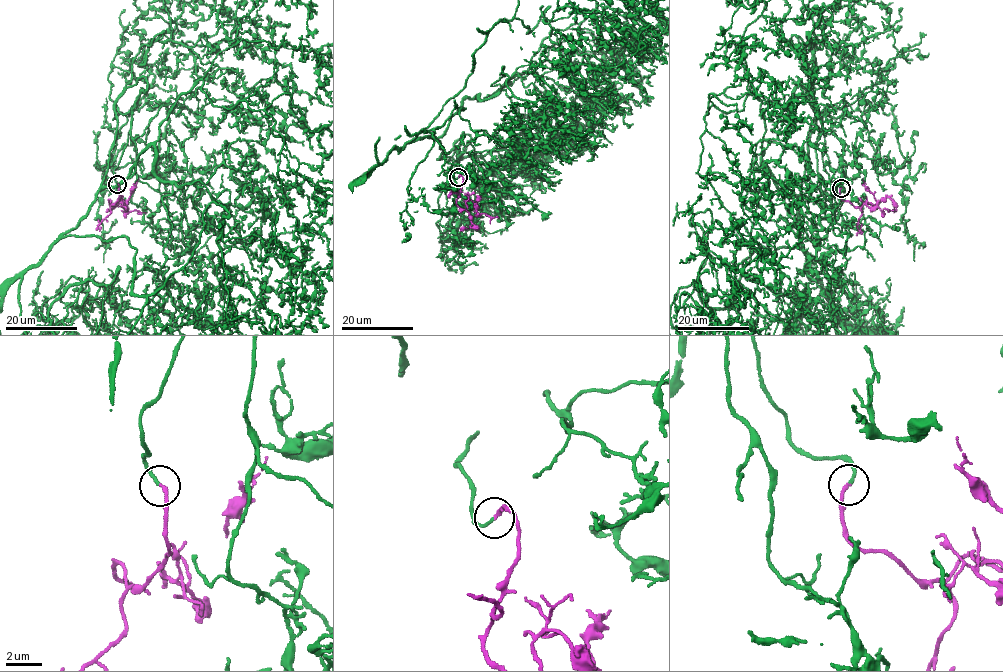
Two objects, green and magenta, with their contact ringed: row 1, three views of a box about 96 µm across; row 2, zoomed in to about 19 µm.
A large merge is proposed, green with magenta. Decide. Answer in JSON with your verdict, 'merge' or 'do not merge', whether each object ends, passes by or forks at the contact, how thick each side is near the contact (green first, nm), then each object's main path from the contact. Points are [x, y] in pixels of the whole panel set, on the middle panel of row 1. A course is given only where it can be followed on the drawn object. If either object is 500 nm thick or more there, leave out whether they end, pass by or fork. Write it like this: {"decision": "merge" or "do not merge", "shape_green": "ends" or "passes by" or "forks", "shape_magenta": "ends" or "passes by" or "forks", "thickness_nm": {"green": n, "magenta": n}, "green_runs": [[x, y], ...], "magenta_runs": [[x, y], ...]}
{"decision": "merge", "shape_green": "ends", "shape_magenta": "ends", "thickness_nm": {"green": 160, "magenta": 200}, "magenta_runs": [[458, 177], [463, 177], [456, 200], [458, 206], [467, 208], [468, 199], [476, 208], [476, 200], [481, 196]]}

